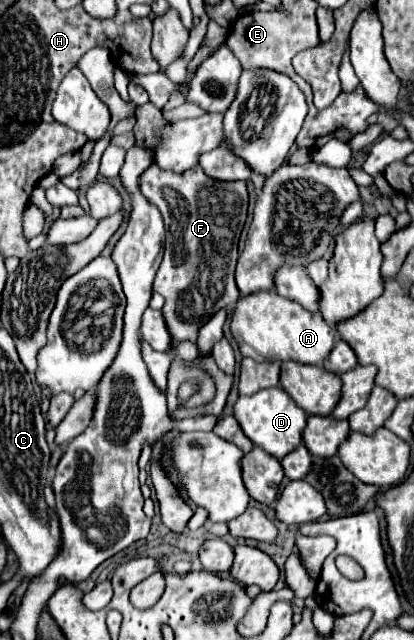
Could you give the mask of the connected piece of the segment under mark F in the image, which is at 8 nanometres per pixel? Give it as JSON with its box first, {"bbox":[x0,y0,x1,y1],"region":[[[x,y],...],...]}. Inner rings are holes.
{"bbox":[140,163,248,351],"region":[[[156,163],[150,165],[140,177],[140,191],[148,199],[148,203],[156,205],[162,213],[164,227],[166,227],[166,247],[164,247],[164,261],[154,279],[154,291],[164,297],[164,319],[168,321],[168,333],[172,333],[170,351],[180,341],[196,343],[198,329],[220,309],[234,307],[240,299],[240,291],[236,289],[234,269],[238,261],[238,241],[242,227],[246,223],[246,209],[248,209],[248,191],[246,181],[212,181],[206,173],[196,165],[184,173],[172,173],[160,169]]]}

